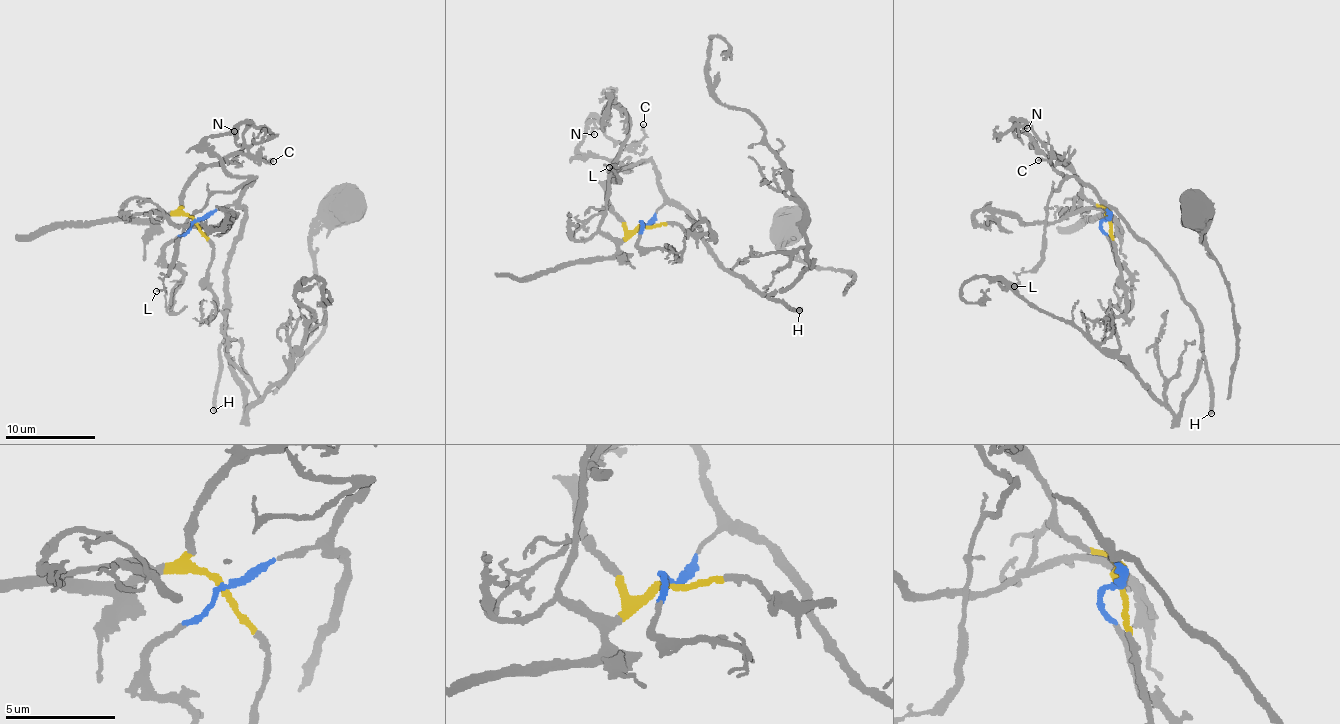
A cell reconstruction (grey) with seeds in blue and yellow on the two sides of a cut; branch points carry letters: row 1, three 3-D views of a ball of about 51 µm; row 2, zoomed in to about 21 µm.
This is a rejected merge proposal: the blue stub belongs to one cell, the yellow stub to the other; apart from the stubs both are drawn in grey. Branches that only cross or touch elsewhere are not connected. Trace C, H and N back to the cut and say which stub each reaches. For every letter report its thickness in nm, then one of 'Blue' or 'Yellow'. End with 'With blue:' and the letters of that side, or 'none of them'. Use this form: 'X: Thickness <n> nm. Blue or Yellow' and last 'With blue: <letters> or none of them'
C: Thickness 180 nm. Yellow
H: Thickness 320 nm. Blue
N: Thickness 110 nm. Blue
With blue: H, N

